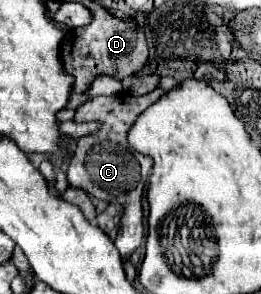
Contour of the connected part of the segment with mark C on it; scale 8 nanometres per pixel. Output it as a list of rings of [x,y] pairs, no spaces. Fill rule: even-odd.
[[[155,90],[149,92],[145,96],[129,96],[129,94],[117,94],[117,96],[95,96],[91,100],[87,100],[75,114],[75,120],[79,122],[89,122],[89,120],[99,120],[103,122],[103,128],[97,134],[85,136],[85,138],[77,138],[77,150],[75,156],[69,162],[69,172],[67,172],[67,180],[71,186],[85,190],[87,194],[105,200],[105,202],[113,202],[117,200],[123,208],[123,220],[119,226],[119,234],[115,238],[115,246],[121,252],[121,258],[127,260],[131,256],[131,252],[143,242],[143,234],[145,234],[145,226],[143,226],[143,190],[153,166],[153,160],[149,156],[139,154],[137,150],[133,150],[127,142],[127,134],[129,128],[135,124],[137,116],[141,112],[145,112],[153,102],[157,102],[163,94],[167,94],[167,90]]]

